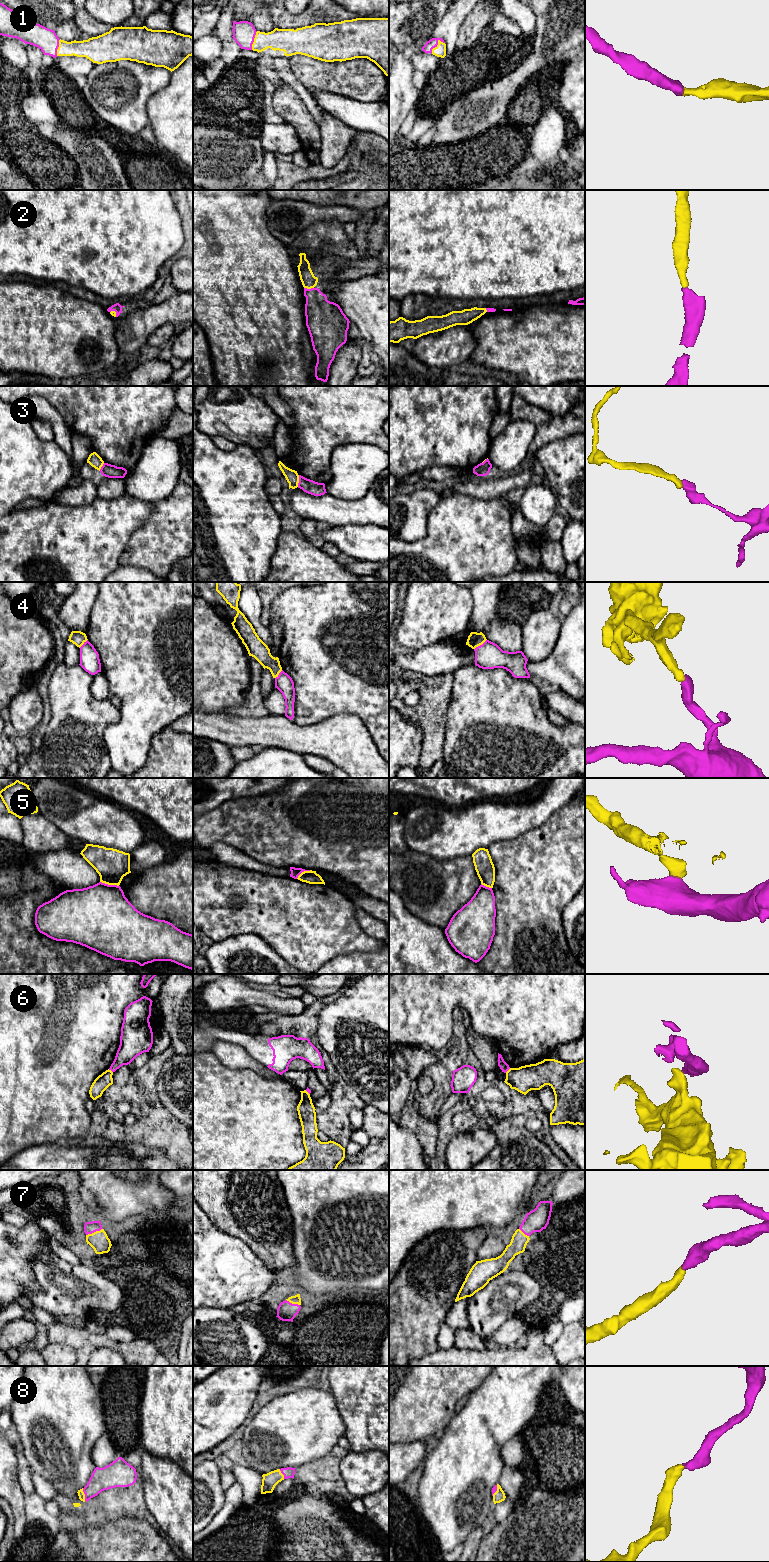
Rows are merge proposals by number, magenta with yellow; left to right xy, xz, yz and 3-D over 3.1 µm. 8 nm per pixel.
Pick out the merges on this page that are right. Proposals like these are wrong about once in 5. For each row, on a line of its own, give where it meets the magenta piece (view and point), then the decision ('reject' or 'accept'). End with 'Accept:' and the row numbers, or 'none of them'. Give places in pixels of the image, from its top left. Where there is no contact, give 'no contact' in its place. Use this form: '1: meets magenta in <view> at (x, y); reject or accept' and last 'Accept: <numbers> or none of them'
1: meets magenta in yz at (437, 44); accept
2: meets magenta in xz at (309, 289); accept
3: meets magenta in xz at (299, 481); reject
4: meets magenta in yz at (480, 645); reject
5: meets magenta in xy at (109, 885); reject
6: meets magenta in yz at (507, 1070); reject
7: meets magenta in xy at (94, 1231); accept
8: meets magenta in xy at (85, 1494); accept
Accept: 1, 2, 7, 8

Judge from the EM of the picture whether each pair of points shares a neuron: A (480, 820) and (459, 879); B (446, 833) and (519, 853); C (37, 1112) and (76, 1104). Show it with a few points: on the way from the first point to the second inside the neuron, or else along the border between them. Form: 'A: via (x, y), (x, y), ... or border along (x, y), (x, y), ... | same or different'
A: border along (471, 854), (445, 860) | different
B: border along (513, 839), (495, 841), (487, 848) | different
C: via (47, 1104), (66, 1104) | same

